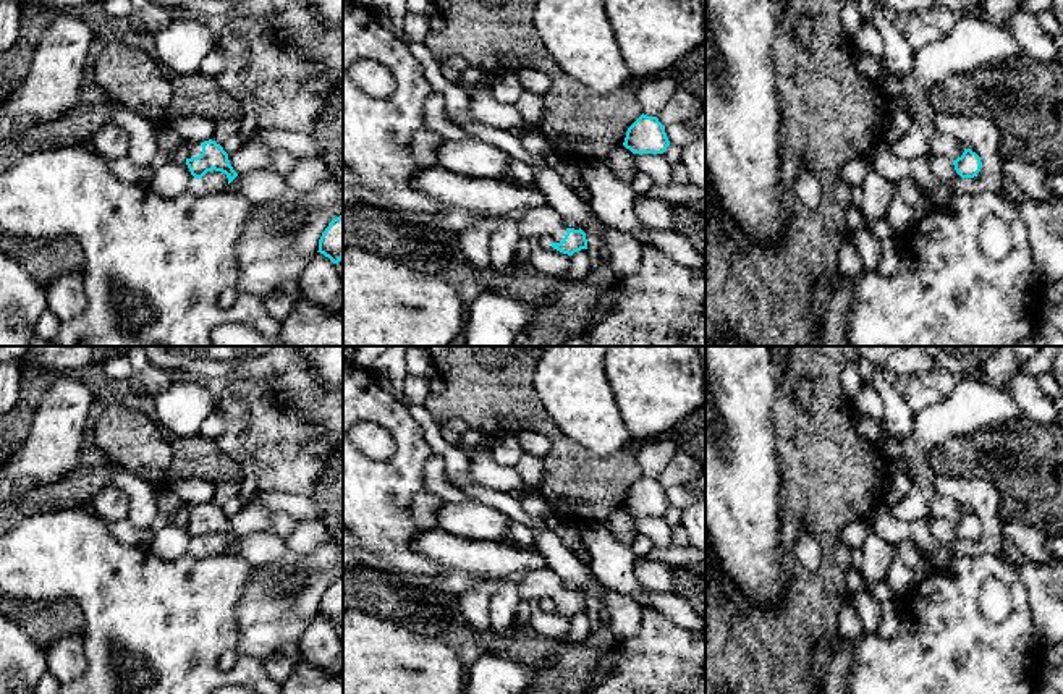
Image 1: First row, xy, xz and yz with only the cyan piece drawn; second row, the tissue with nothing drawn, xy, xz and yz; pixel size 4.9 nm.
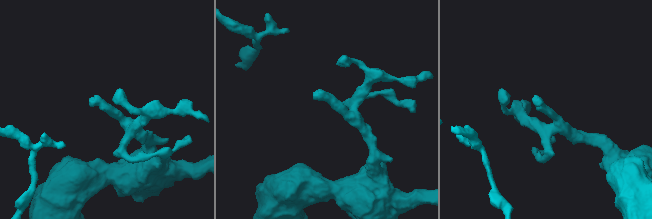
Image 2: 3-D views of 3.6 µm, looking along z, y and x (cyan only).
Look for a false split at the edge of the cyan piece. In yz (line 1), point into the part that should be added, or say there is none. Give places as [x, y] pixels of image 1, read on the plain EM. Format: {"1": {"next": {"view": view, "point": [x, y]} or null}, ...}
{"1": {"next": {"view": "yz", "point": [942, 507]}}}

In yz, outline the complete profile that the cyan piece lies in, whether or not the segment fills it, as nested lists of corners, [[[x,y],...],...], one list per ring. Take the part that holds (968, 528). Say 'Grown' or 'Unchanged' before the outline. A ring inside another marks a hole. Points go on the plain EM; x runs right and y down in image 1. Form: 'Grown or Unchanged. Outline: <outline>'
Grown. Outline: [[[935,493],[932,498],[932,514],[934,518],[948,519],[963,542],[974,540],[980,534],[980,519],[971,511],[964,511],[953,498]]]

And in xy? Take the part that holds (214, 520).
Grown. Outline: [[[167,487],[154,489],[154,497],[160,513],[170,519],[186,521],[186,527],[196,542],[212,532],[225,535],[228,547],[238,539],[230,527],[228,516],[215,503],[186,503]]]

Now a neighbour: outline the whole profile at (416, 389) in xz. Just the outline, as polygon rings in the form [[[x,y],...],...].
[[[408,374],[404,380],[404,395],[413,404],[426,406],[426,401],[430,396],[429,379]]]

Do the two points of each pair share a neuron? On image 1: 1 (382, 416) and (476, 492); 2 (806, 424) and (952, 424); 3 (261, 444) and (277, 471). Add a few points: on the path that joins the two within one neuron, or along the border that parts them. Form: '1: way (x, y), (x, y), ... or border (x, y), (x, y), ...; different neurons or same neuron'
1: border (416, 421), (434, 455); different neurons
2: border (855, 411), (853, 427), (876, 447); different neurons
3: way (267, 450), (277, 460), (277, 465); same neuron

